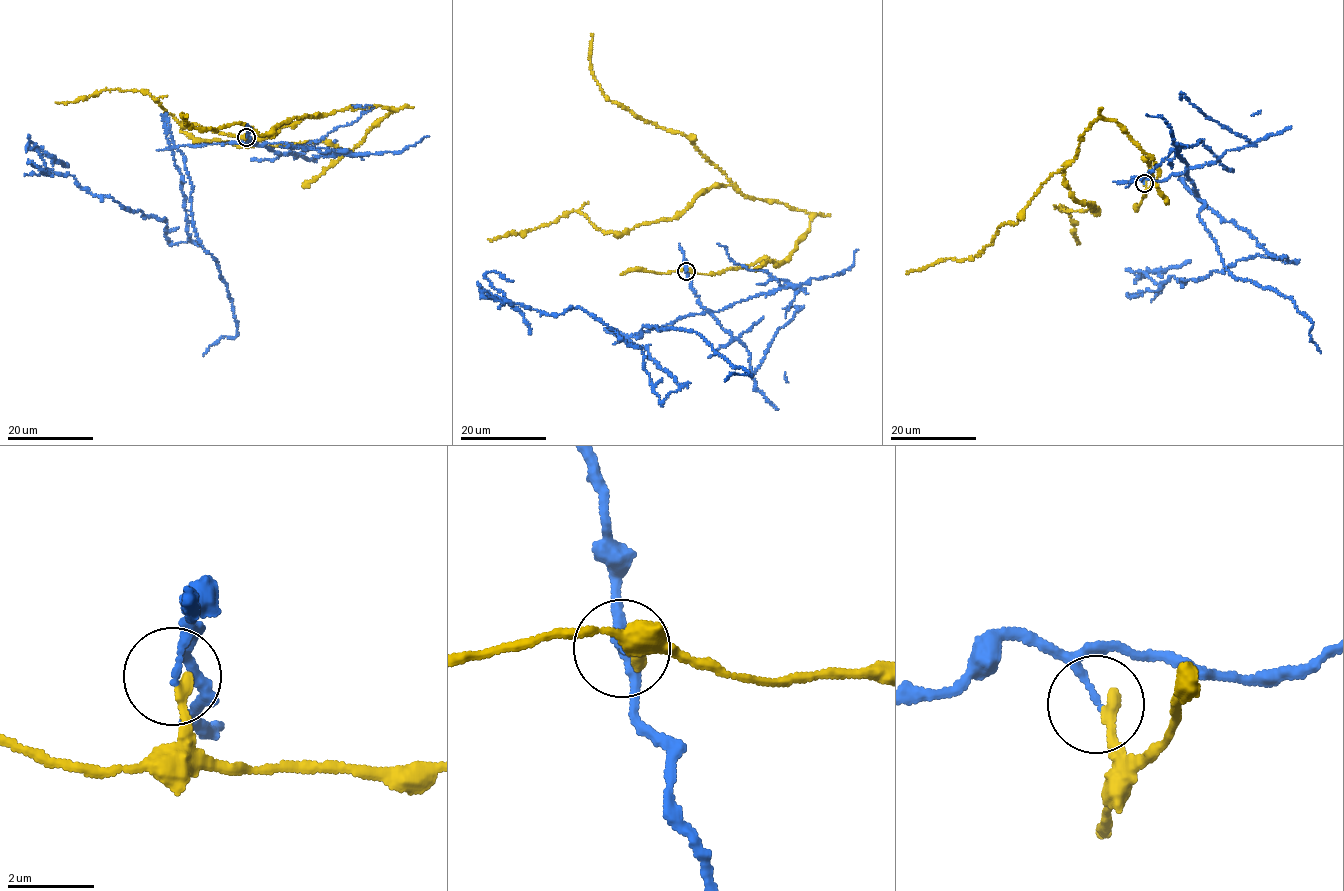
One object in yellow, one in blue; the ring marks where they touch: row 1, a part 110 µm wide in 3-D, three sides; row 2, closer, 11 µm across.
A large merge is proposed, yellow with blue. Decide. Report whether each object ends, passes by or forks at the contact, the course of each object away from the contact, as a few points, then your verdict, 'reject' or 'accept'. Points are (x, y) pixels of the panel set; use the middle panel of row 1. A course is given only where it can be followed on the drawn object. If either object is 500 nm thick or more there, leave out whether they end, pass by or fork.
yellow ends there; blue ends there; yellow runs (686, 271), (784, 262), (811, 216), (722, 185), (672, 219), (620, 235), (571, 211), (487, 240); blue runs (686, 271), (707, 310), (626, 339), (680, 386), (663, 401), (638, 347), (583, 310), (495, 296), (530, 333); reject

